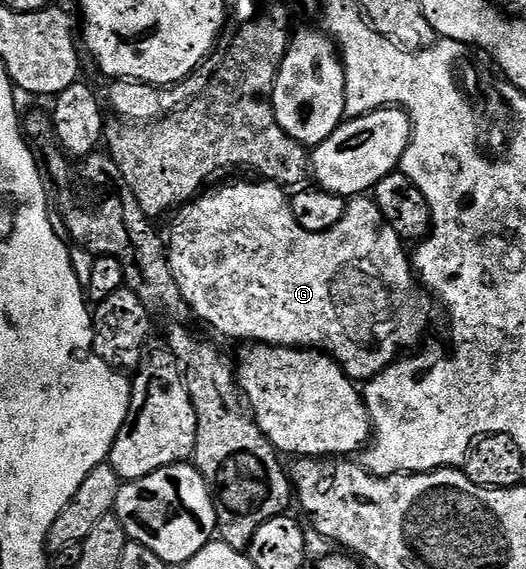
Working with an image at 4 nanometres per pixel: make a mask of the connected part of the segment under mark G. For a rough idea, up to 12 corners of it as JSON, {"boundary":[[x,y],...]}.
{"boundary":[[267,180],[175,215],[191,313],[353,380],[430,298],[375,197],[325,234]]}

